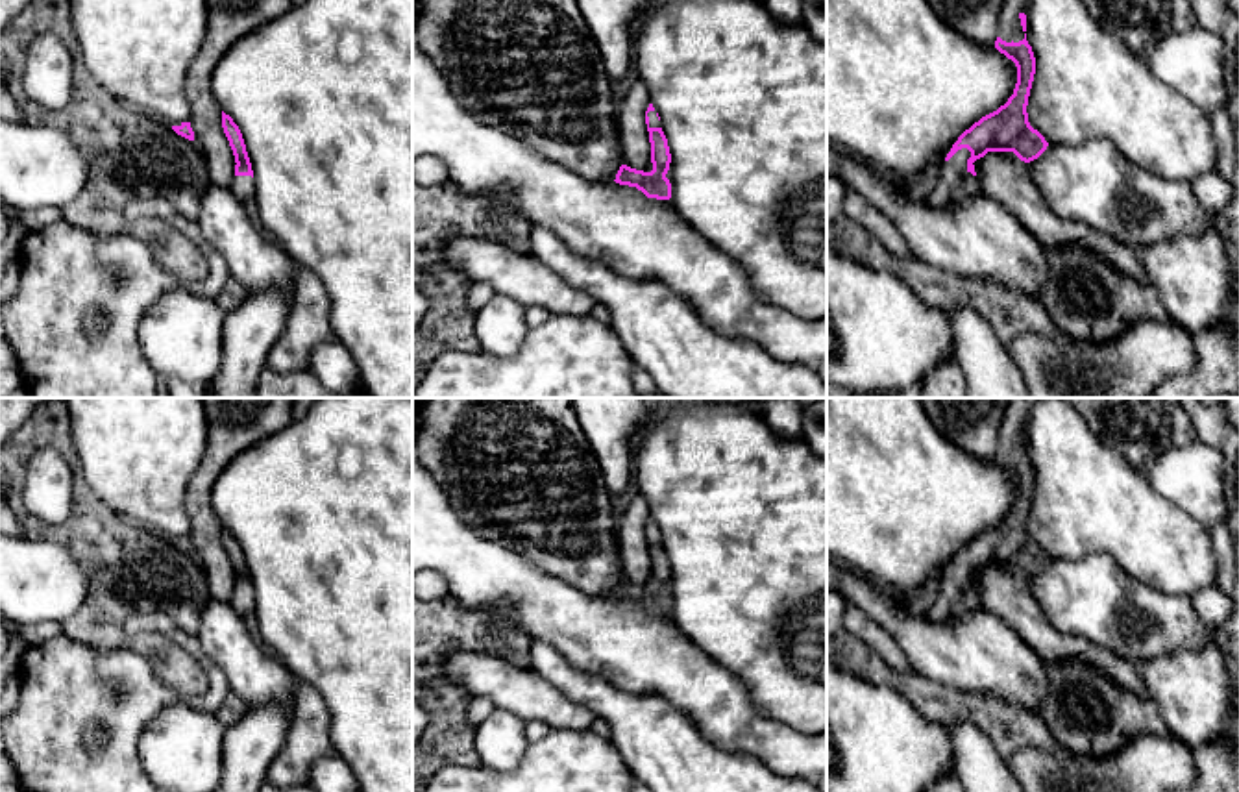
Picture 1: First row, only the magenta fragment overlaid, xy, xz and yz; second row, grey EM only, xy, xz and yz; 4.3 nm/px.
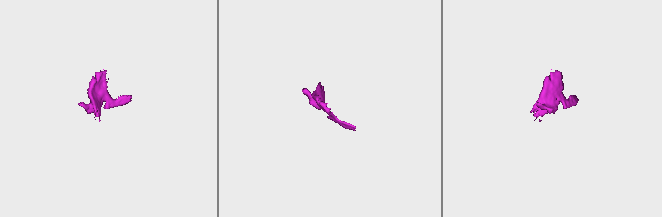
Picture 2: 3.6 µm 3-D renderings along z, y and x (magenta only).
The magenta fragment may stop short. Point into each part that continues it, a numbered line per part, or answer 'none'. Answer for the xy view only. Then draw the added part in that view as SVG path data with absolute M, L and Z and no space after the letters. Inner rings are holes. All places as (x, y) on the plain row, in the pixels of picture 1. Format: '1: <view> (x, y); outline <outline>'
1: xy (243, 602); outline M235 590L229 603L244 620L255 614L255 594L251 590Z

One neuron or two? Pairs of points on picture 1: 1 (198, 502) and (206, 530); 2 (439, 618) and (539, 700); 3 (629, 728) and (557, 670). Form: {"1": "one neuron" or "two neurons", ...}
{"1": "one neuron", "2": "two neurons", "3": "one neuron"}

